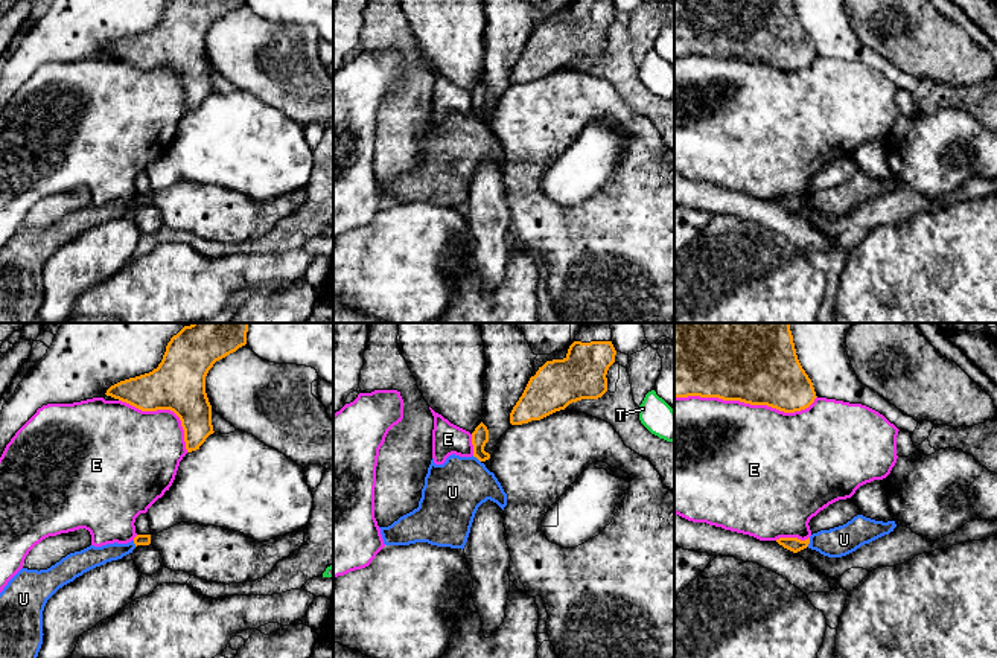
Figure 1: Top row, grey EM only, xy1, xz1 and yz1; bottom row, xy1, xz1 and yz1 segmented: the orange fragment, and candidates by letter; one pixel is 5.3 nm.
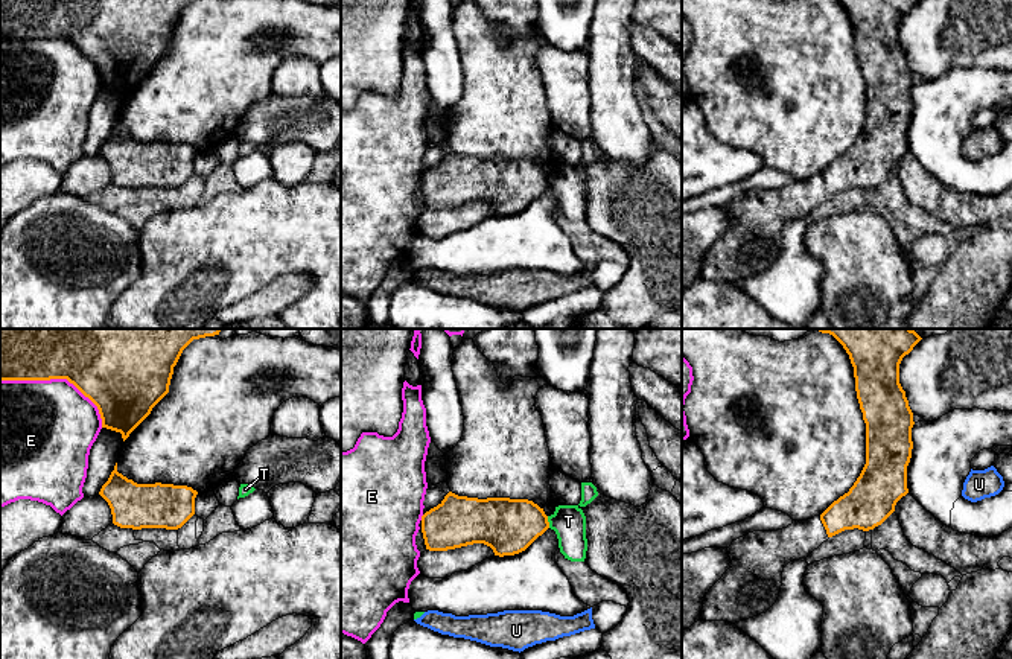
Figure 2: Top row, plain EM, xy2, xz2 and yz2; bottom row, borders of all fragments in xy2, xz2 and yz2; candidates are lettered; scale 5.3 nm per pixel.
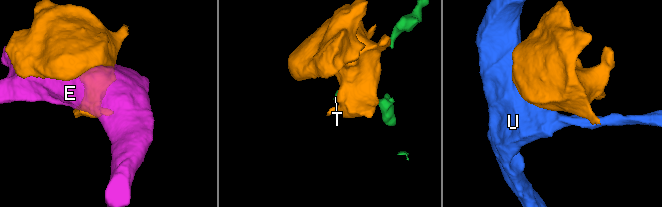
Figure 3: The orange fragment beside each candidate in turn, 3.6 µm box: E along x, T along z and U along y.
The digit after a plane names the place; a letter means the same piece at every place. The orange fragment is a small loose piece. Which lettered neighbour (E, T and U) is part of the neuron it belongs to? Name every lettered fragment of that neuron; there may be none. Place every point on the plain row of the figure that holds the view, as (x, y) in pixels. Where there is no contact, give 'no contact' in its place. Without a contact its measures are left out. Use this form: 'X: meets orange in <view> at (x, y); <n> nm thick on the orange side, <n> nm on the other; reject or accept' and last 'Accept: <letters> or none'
E: meets orange in yz1 at (746, 61); 340 nm thick on the orange side, 500 nm on the other; reject
T: meets orange in xz2 at (548, 181); 300 nm thick on the orange side, 180 nm on the other; reject
U: meets orange in yz1 at (809, 201); 80 nm thick on the orange side, 160 nm on the other; reject
Accept: none

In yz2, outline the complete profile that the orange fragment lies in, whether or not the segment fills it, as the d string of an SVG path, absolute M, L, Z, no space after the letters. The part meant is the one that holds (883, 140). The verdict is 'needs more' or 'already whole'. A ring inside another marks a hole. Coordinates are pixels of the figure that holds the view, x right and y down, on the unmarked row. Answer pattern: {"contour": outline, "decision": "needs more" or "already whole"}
{"contour": "M839 0L854 26L866 82L866 123L848 152L820 175L778 190L753 190L727 207L730 227L709 248L700 279L730 283L765 272L778 259L782 230L845 189L881 184L909 152L913 72L899 43L899 23L919 0Z", "decision": "needs more"}

